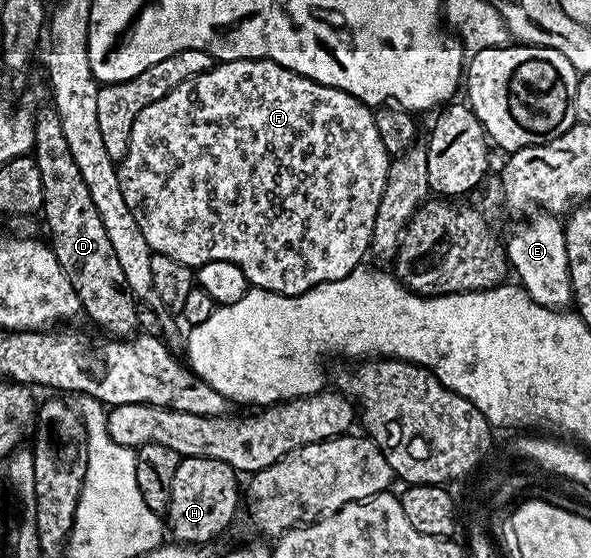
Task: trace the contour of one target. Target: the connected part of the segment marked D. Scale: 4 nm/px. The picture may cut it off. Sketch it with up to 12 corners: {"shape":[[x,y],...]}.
{"shape":[[53,106],[34,112],[40,216],[82,312],[107,337],[139,305]]}

